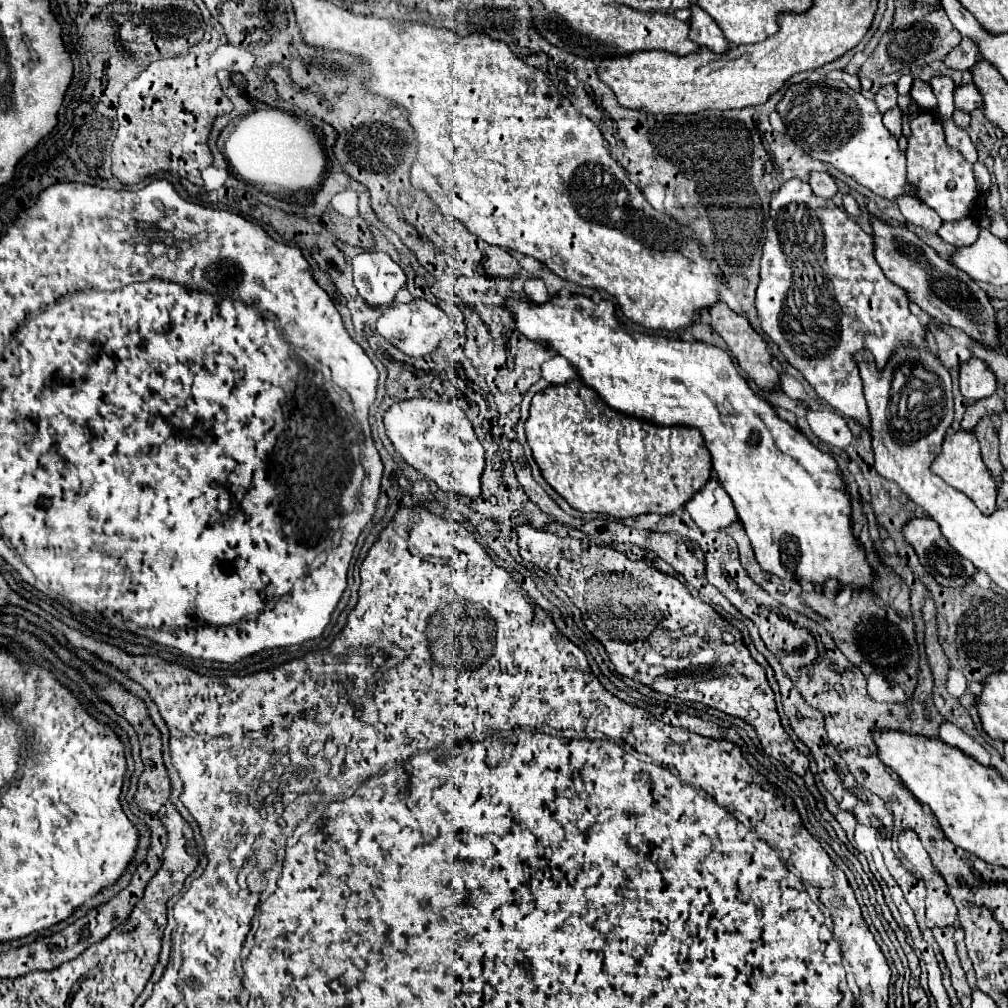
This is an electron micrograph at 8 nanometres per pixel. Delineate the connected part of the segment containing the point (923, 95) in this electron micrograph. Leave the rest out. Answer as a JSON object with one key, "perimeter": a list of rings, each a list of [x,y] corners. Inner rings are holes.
{"perimeter":[[[916,80],[916,82],[914,82],[910,94],[912,94],[912,98],[916,100],[916,104],[922,106],[922,108],[928,108],[928,110],[930,110],[930,108],[936,106],[936,98],[934,98],[930,86],[928,86],[926,82],[922,82],[922,80]]]}

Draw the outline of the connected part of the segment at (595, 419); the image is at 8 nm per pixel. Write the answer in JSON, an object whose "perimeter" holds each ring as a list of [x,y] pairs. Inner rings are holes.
{"perimeter":[[[572,380],[560,386],[548,386],[534,394],[526,436],[534,460],[540,466],[544,480],[576,510],[610,514],[614,518],[634,518],[656,512],[670,514],[682,508],[710,478],[712,460],[702,434],[688,426],[656,426],[634,416],[612,410],[598,394],[582,380]]]}

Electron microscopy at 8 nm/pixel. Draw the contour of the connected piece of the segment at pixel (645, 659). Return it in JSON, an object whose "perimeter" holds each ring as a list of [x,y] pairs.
{"perimeter":[[[520,524],[516,530],[520,556],[526,562],[532,562],[538,568],[546,570],[556,580],[556,584],[568,594],[568,598],[580,608],[586,628],[604,644],[618,674],[638,680],[656,692],[678,696],[682,700],[702,702],[706,706],[718,708],[730,716],[738,716],[750,722],[758,730],[764,752],[784,762],[786,768],[794,774],[802,776],[806,780],[808,790],[818,800],[818,808],[824,814],[824,818],[832,818],[826,810],[822,794],[816,788],[808,758],[798,752],[798,748],[780,724],[780,716],[774,704],[774,692],[766,680],[766,672],[750,656],[742,640],[742,632],[738,628],[734,628],[726,618],[722,618],[710,604],[690,596],[688,588],[678,578],[664,574],[654,566],[648,566],[644,560],[628,560],[622,552],[616,552],[610,546],[598,546],[588,542],[586,538],[562,538],[550,532],[540,532],[530,524]]]}

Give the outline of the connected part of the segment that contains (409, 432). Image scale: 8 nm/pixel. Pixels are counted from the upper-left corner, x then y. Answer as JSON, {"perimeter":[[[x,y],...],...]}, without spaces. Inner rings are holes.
{"perimeter":[[[408,398],[392,404],[384,412],[382,422],[400,456],[422,472],[426,480],[434,480],[440,490],[454,490],[468,498],[476,498],[480,494],[484,448],[472,428],[472,422],[458,404],[428,398]]]}

